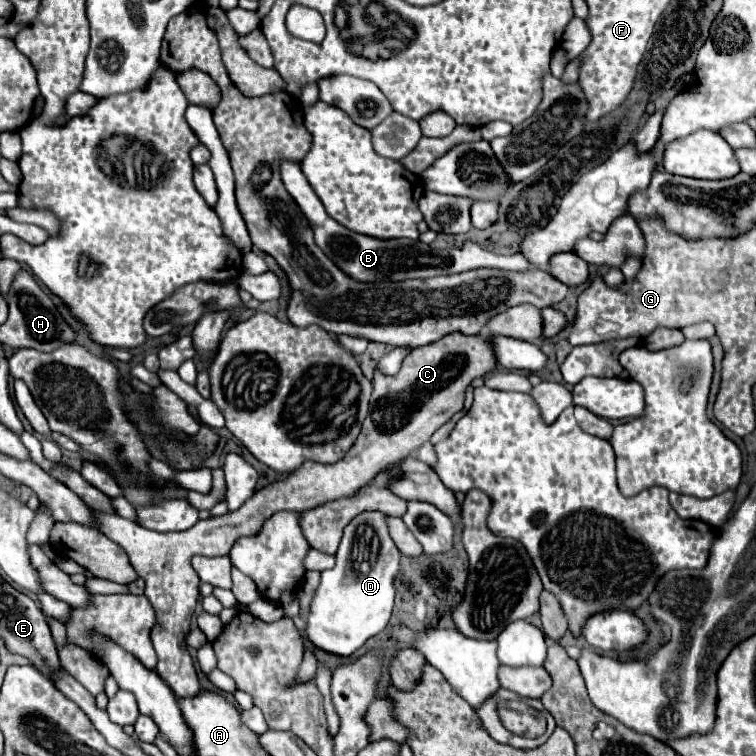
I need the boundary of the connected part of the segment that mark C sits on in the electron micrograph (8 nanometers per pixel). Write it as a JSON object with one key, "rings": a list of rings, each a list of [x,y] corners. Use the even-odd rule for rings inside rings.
{"rings":[[[452,332],[428,346],[420,346],[410,352],[398,374],[388,376],[378,368],[374,370],[374,392],[370,398],[370,412],[362,424],[358,442],[348,450],[346,458],[334,464],[306,462],[286,480],[268,484],[254,492],[238,510],[222,516],[210,516],[196,522],[184,532],[154,532],[138,526],[118,514],[96,512],[96,520],[104,536],[120,544],[138,576],[146,580],[146,598],[154,606],[156,624],[152,630],[152,644],[158,654],[158,674],[180,698],[194,696],[200,690],[196,668],[188,652],[186,636],[190,632],[190,620],[198,602],[200,578],[192,568],[194,554],[228,554],[230,546],[246,534],[254,534],[262,522],[278,510],[310,510],[314,506],[352,496],[356,490],[366,486],[374,474],[386,470],[394,462],[410,456],[416,448],[430,440],[430,436],[446,424],[456,412],[464,408],[466,388],[474,378],[482,378],[496,368],[496,354],[488,332],[466,336]]]}

